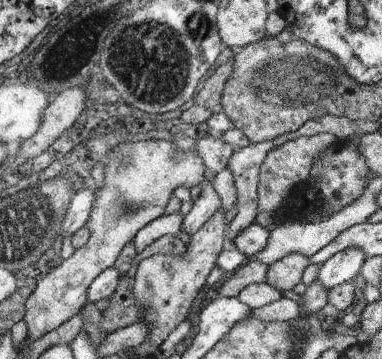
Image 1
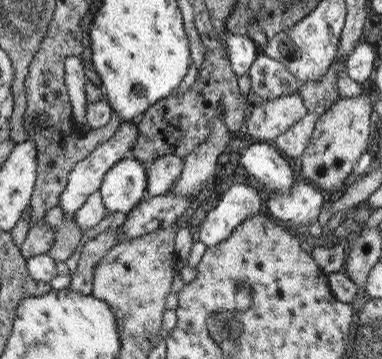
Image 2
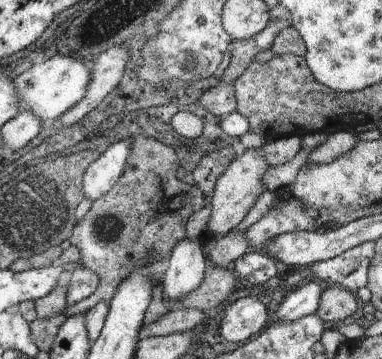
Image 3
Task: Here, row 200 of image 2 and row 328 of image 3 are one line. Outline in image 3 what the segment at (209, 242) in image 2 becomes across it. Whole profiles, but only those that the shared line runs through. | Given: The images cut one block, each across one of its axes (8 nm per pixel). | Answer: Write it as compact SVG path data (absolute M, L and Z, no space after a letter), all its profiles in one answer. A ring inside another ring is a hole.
M255 292L247 298L237 298L223 312L219 336L227 342L243 342L265 328L267 308L255 298Z

